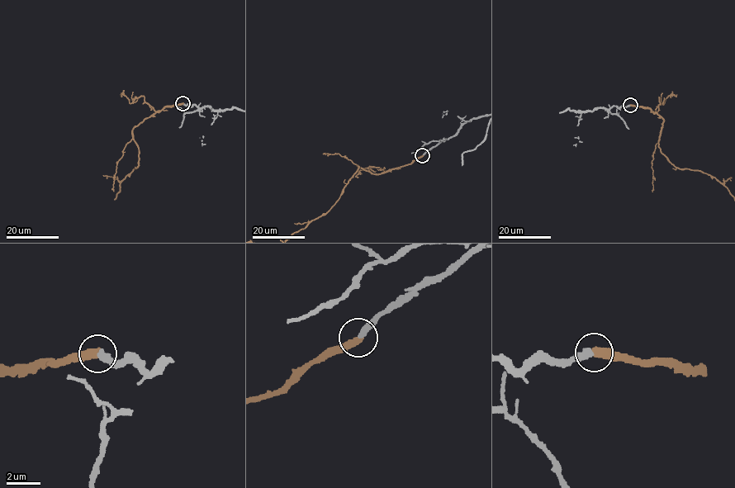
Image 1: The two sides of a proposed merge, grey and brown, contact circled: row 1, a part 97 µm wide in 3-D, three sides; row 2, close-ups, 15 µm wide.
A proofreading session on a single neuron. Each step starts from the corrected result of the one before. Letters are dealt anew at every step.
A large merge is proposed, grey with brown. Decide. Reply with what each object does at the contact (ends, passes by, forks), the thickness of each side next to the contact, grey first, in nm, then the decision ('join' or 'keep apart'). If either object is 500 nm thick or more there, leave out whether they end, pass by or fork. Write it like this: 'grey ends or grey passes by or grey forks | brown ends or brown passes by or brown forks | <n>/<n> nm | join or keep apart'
grey ends | brown ends | 360/440 nm | join

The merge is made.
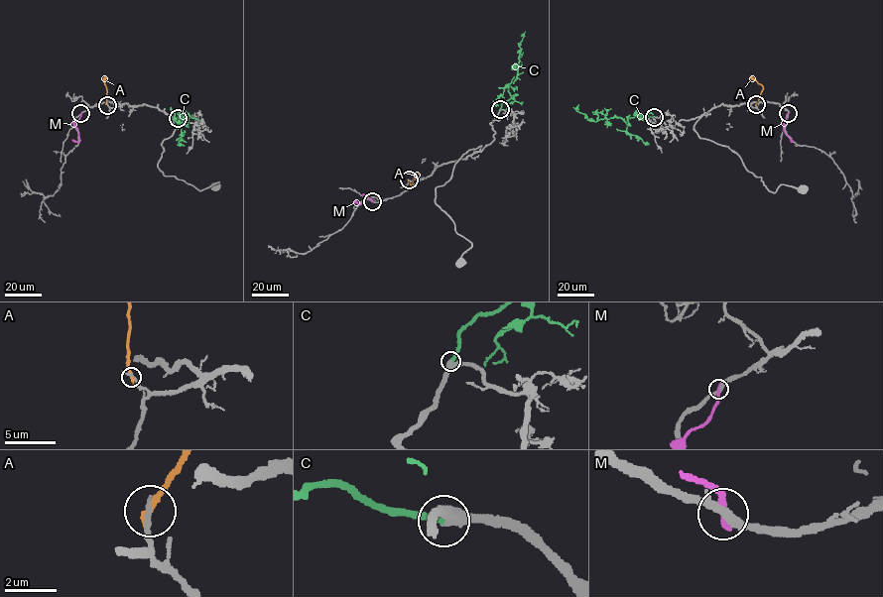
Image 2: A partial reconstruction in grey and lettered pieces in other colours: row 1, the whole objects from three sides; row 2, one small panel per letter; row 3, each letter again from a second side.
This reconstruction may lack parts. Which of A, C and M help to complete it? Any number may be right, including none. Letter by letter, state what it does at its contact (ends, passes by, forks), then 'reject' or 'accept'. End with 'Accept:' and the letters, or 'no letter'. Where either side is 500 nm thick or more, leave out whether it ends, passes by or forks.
A: it ends; reject
C: it ends; accept
M: it ends; reject
Accept: C

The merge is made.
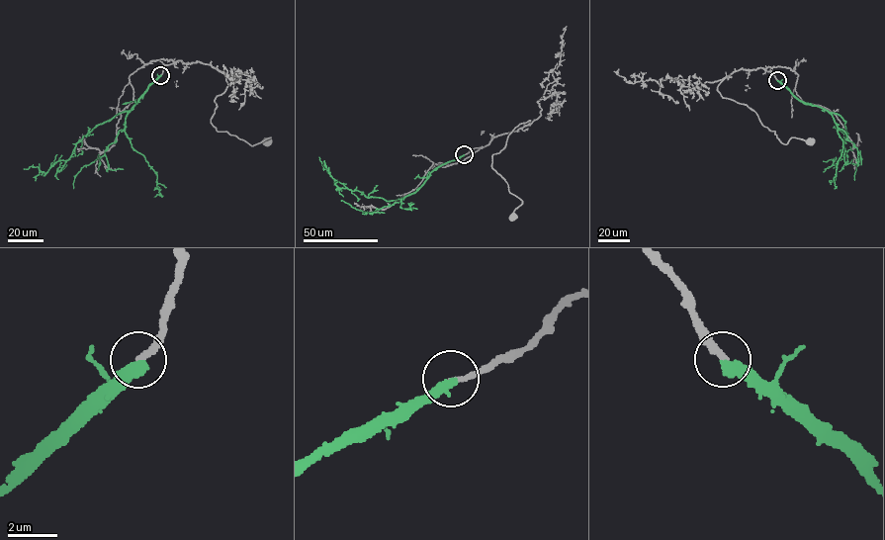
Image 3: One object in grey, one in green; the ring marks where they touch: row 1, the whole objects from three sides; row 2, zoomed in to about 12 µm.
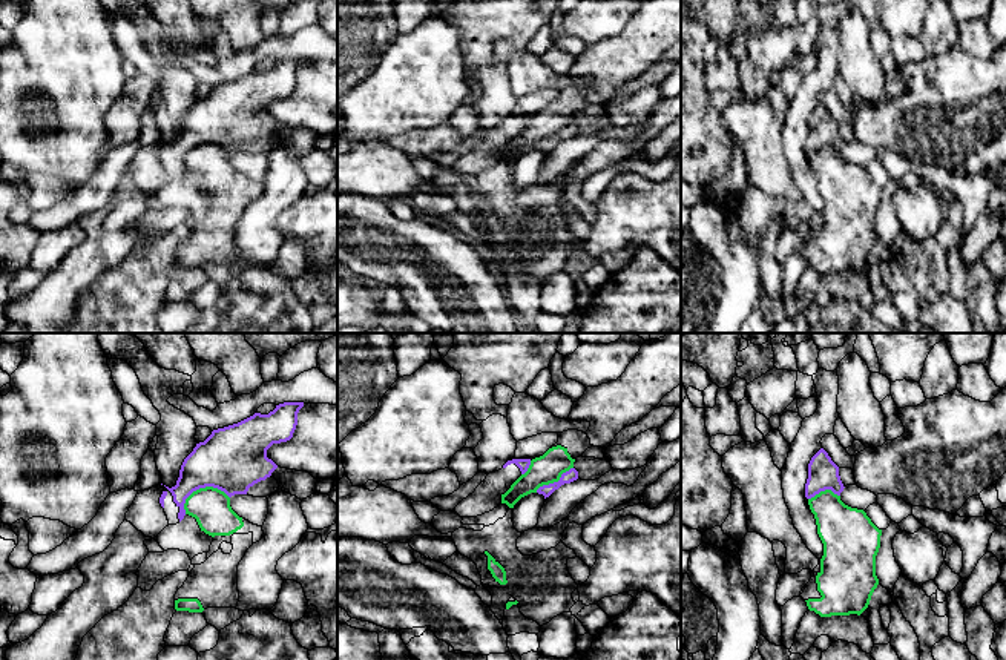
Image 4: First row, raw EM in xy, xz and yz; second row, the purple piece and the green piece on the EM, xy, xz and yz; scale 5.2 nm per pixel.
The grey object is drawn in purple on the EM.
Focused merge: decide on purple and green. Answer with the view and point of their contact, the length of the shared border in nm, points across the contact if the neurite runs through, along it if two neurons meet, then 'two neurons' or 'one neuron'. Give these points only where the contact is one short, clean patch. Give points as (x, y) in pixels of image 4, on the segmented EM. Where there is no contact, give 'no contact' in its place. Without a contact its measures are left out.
contact xy (203, 487); length 260 nm; two neurons

